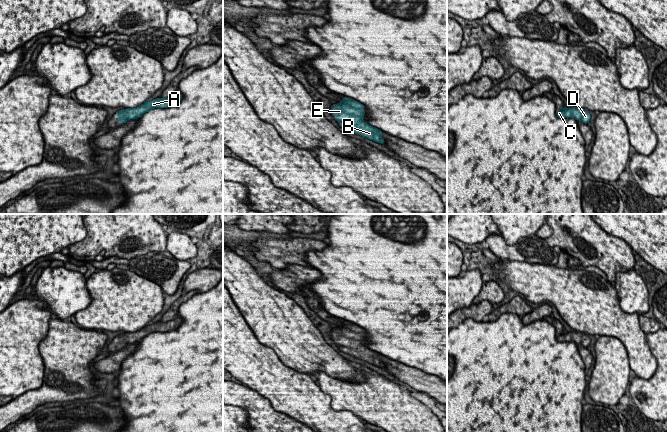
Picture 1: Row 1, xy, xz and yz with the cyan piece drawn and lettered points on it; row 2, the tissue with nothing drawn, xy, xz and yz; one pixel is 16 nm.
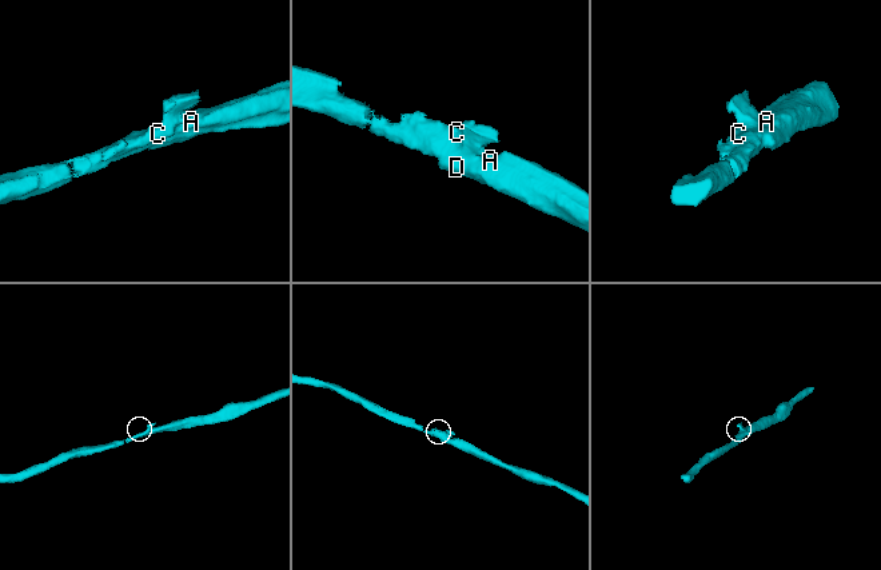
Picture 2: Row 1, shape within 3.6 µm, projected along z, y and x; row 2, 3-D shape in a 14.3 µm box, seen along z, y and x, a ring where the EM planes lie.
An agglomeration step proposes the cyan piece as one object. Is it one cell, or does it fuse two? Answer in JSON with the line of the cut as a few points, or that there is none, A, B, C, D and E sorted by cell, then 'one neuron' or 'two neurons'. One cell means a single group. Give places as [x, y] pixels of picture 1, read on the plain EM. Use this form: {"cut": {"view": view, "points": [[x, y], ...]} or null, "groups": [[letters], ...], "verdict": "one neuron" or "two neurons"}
{"cut": null, "groups": [["A", "B", "C", "D", "E"]], "verdict": "one neuron"}

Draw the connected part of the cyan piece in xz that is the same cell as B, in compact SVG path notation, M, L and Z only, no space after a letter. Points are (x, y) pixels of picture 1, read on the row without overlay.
M343 320L343 323L338 328L332 328L331 338L342 352L377 367L385 367L385 364L381 360L383 355L362 344L365 338L364 329L358 325Z

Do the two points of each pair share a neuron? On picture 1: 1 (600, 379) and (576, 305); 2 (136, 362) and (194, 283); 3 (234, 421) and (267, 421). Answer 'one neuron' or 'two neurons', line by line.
1: two neurons
2: two neurons
3: two neurons

